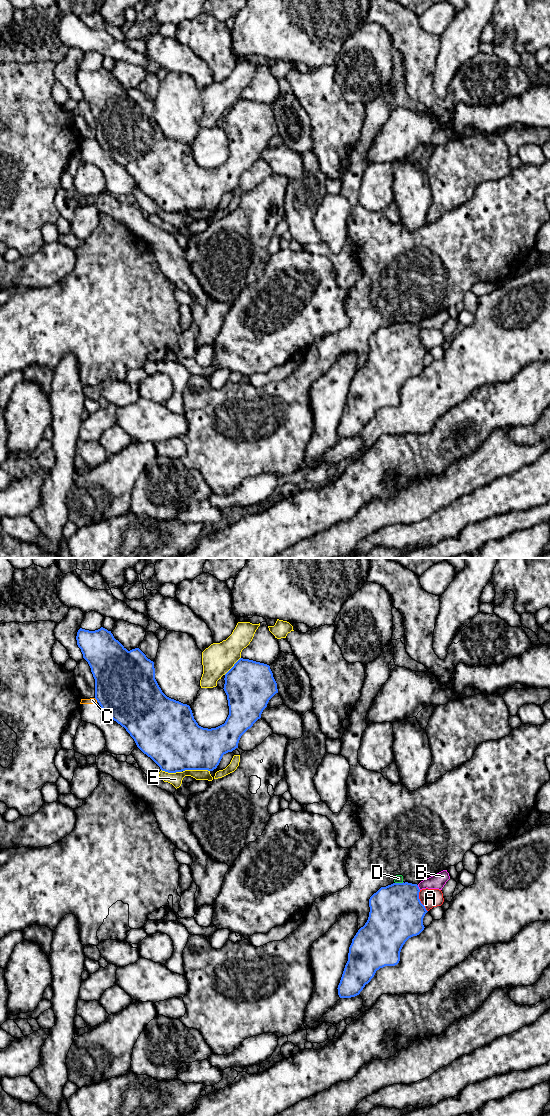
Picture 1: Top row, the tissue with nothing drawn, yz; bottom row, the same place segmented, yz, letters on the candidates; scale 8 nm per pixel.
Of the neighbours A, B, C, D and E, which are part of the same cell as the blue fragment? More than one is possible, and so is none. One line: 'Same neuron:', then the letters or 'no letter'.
Same neuron: no letter

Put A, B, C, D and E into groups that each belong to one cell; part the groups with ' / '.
A / B / C / D / E

